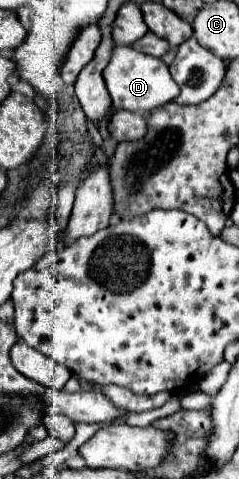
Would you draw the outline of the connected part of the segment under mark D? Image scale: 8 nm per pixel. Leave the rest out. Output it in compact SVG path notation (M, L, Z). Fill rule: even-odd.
M116 47L116 51L112 53L110 63L102 71L102 77L104 77L106 89L112 97L112 107L114 109L150 113L152 109L174 101L180 93L180 87L172 79L170 71L168 71L168 65L162 59L138 53L132 47Z

